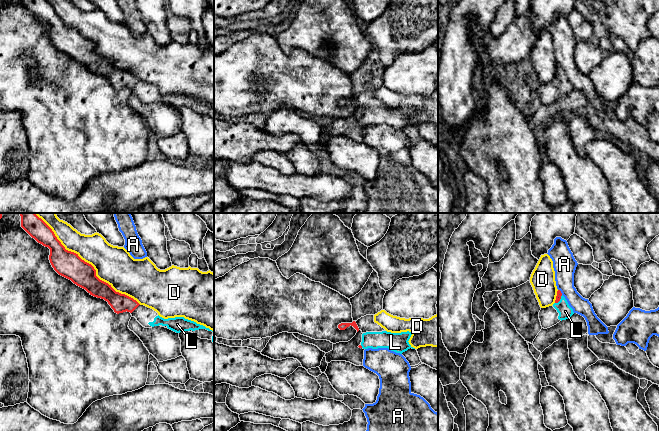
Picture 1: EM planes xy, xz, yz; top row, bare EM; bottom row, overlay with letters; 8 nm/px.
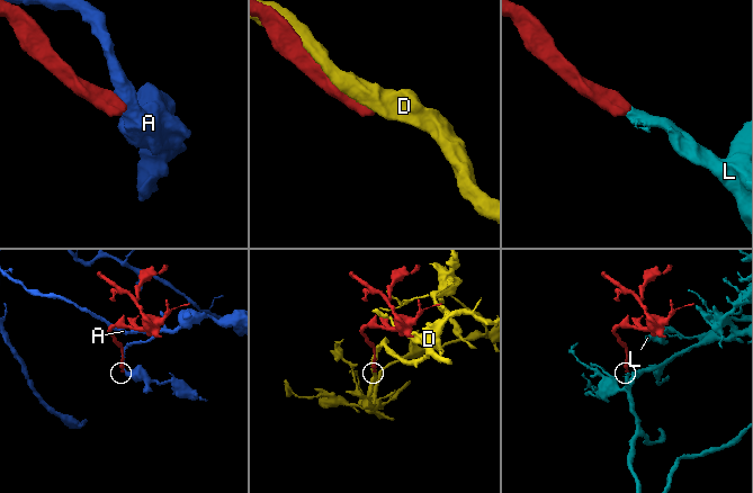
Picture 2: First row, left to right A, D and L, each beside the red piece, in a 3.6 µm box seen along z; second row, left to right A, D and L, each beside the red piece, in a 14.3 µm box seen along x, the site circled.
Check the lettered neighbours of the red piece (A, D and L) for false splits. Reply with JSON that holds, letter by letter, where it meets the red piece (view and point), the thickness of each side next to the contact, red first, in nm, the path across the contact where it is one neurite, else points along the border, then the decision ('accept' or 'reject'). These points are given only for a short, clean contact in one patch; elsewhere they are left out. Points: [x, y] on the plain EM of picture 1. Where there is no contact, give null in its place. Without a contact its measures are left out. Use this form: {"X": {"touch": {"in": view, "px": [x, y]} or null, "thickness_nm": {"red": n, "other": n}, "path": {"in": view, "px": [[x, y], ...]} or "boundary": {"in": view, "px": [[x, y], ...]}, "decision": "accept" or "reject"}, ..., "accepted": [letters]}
{"A": {"touch": {"in": "yz", "px": [560, 68]}, "thickness_nm": {"red": 50, "other": 190}, "boundary": {"in": "yz", "px": [[558, 65], [562, 70]]}, "decision": "reject"}, "D": {"touch": {"in": "xy", "px": [93, 43]}, "thickness_nm": {"red": 220, "other": 300}, "decision": "reject"}, "L": {"touch": {"in": "yz", "px": [559, 76]}, "thickness_nm": {"red": 50, "other": 110}, "path": {"in": "yz", "px": [[559, 70], [559, 76], [565, 87]]}, "decision": "accept"}, "accepted": ["L"]}

